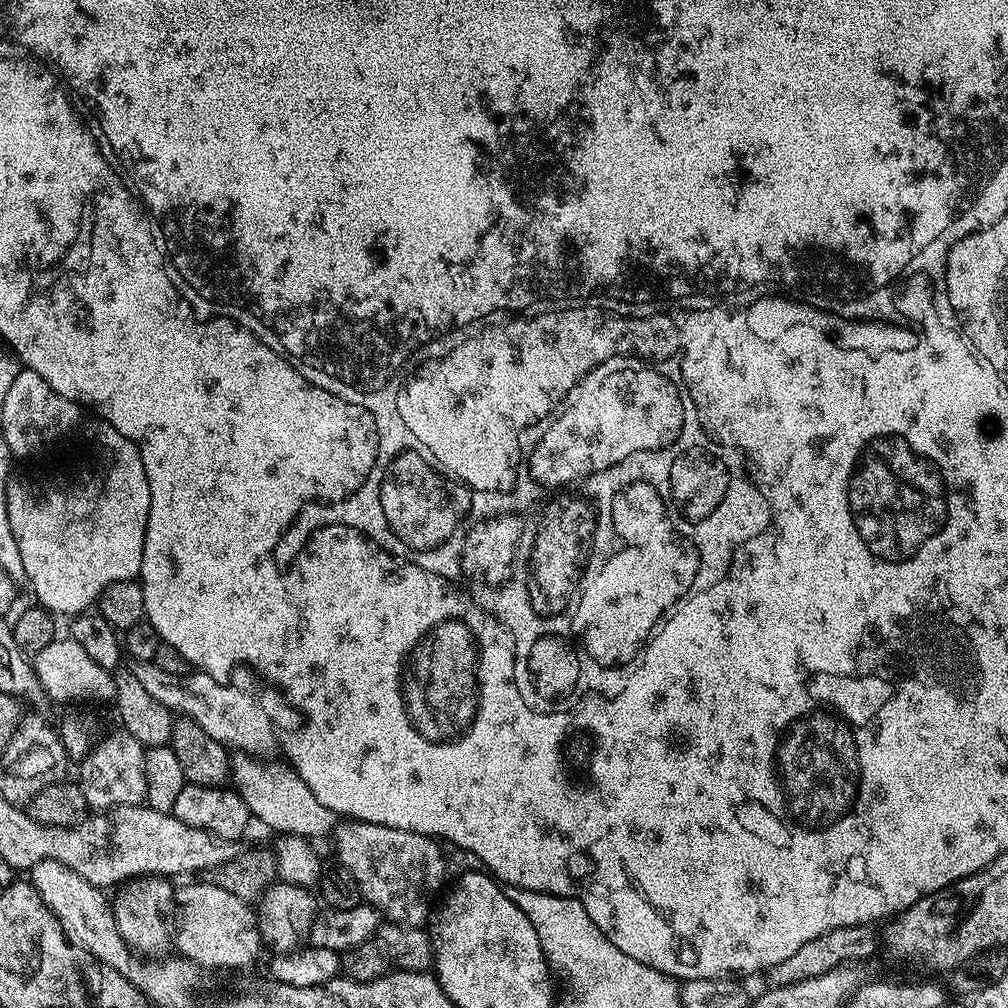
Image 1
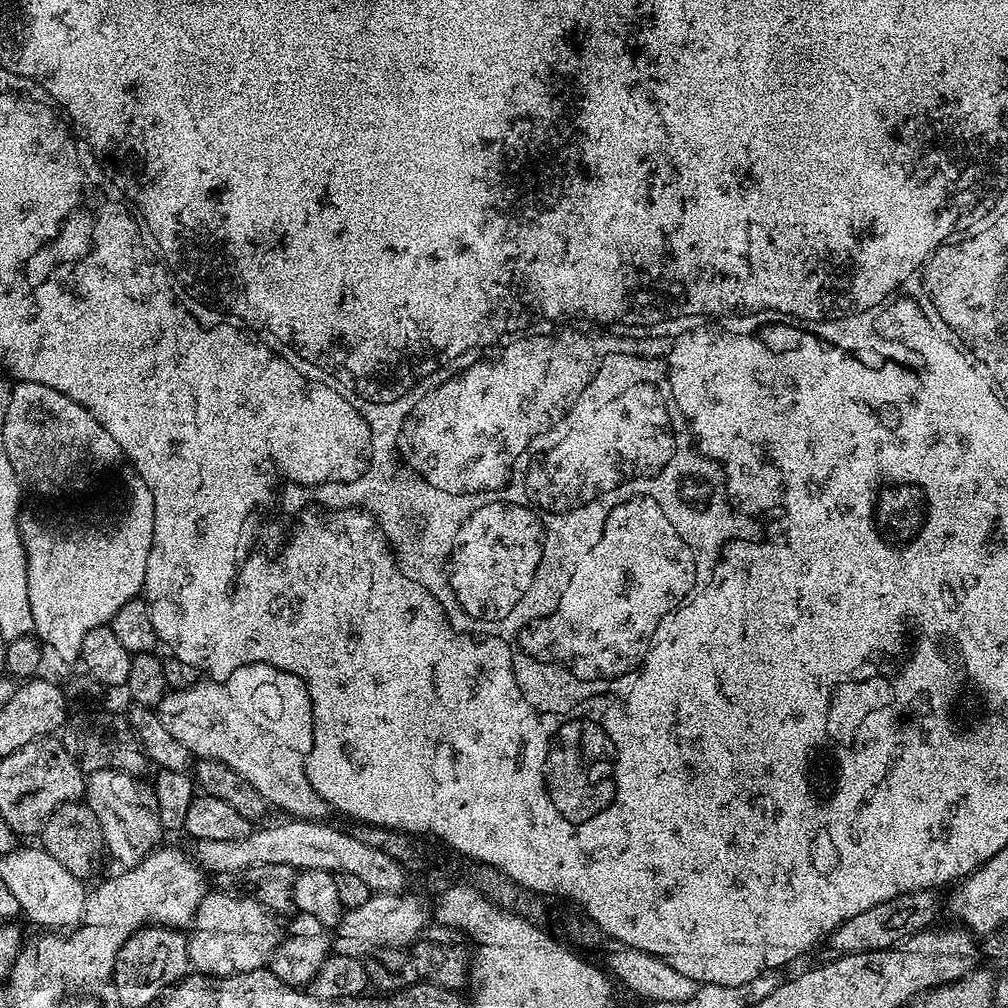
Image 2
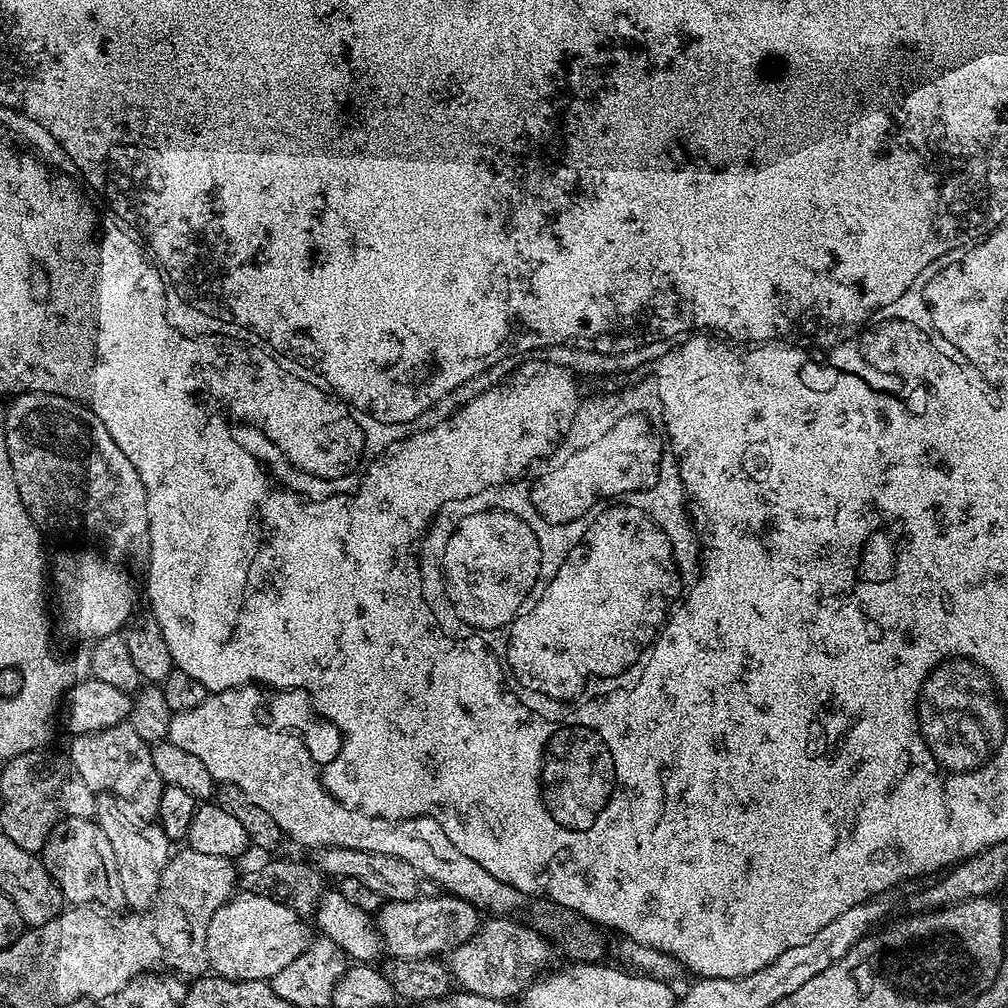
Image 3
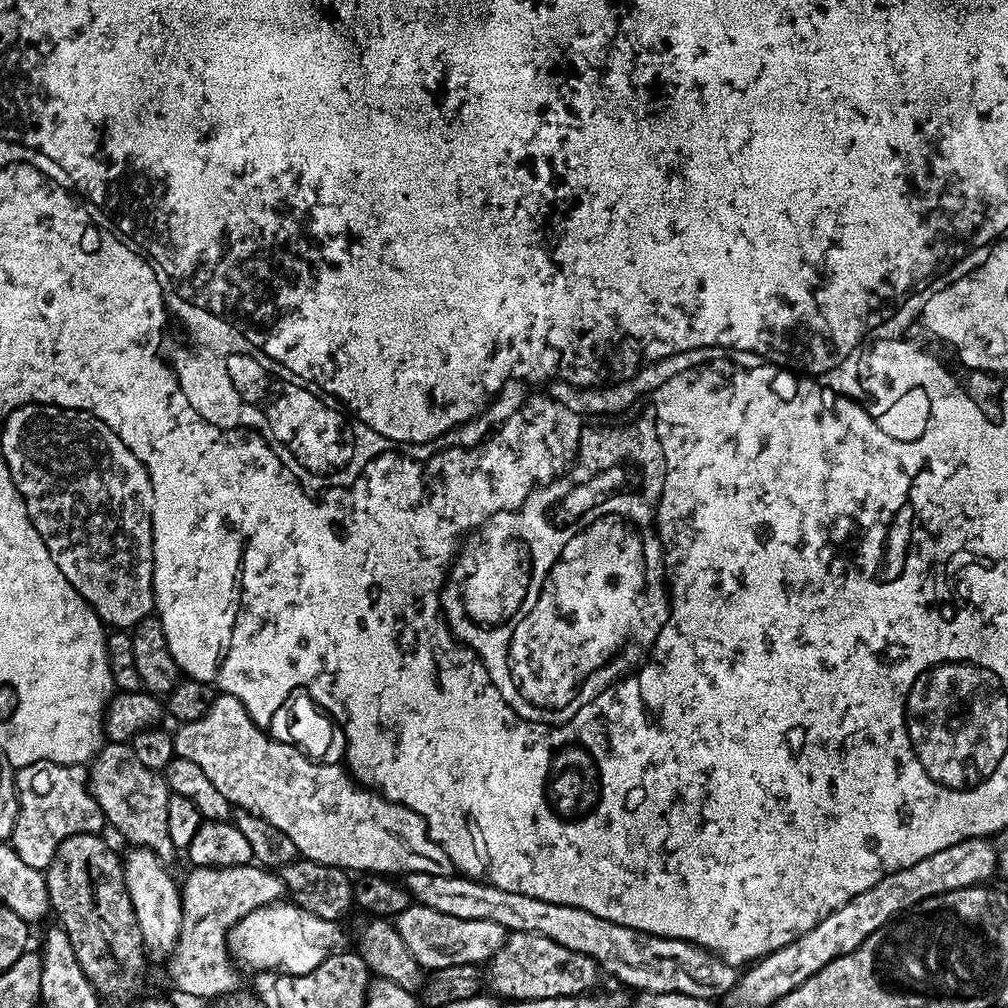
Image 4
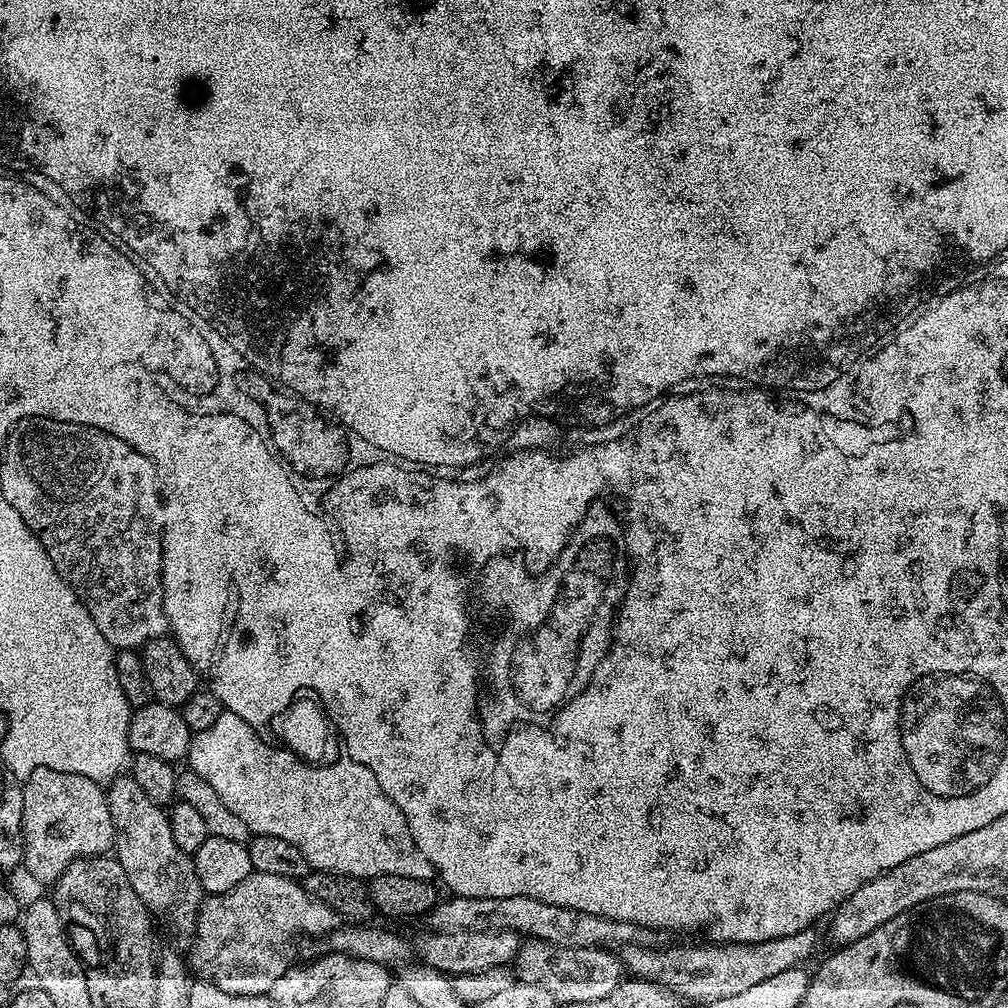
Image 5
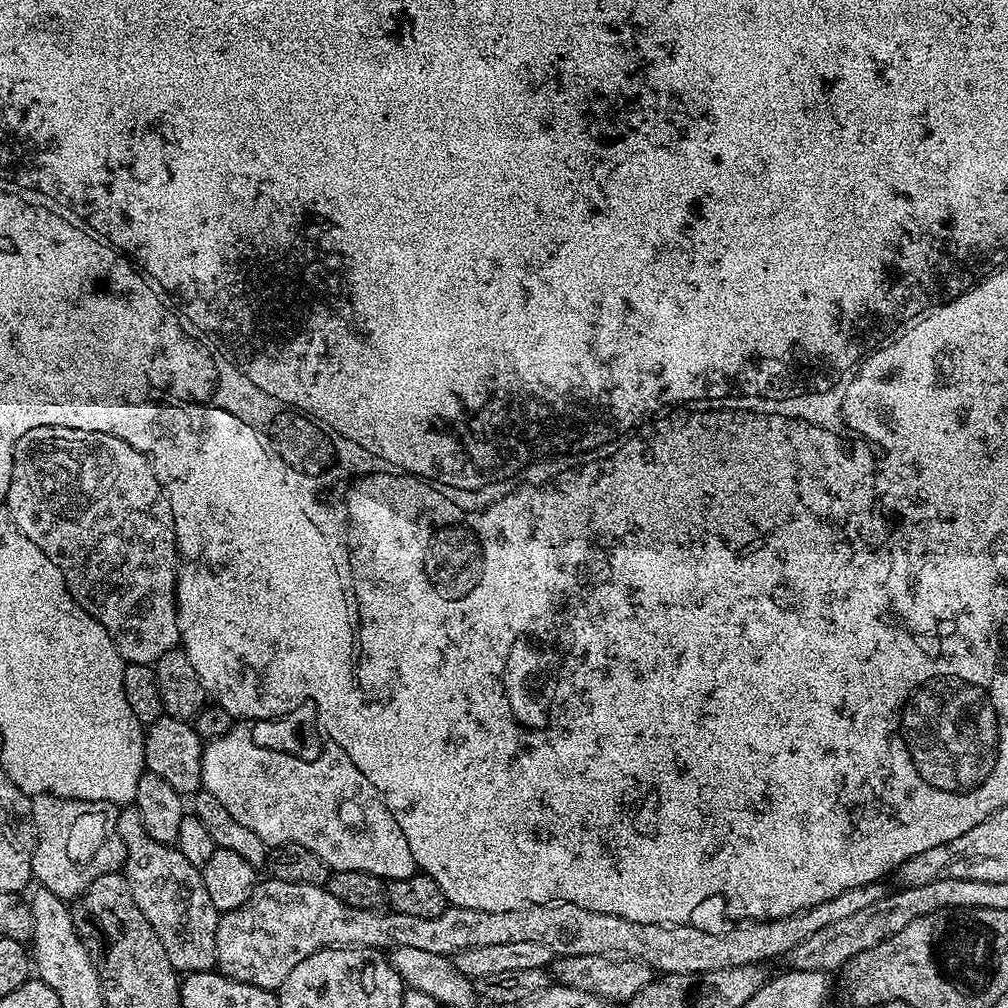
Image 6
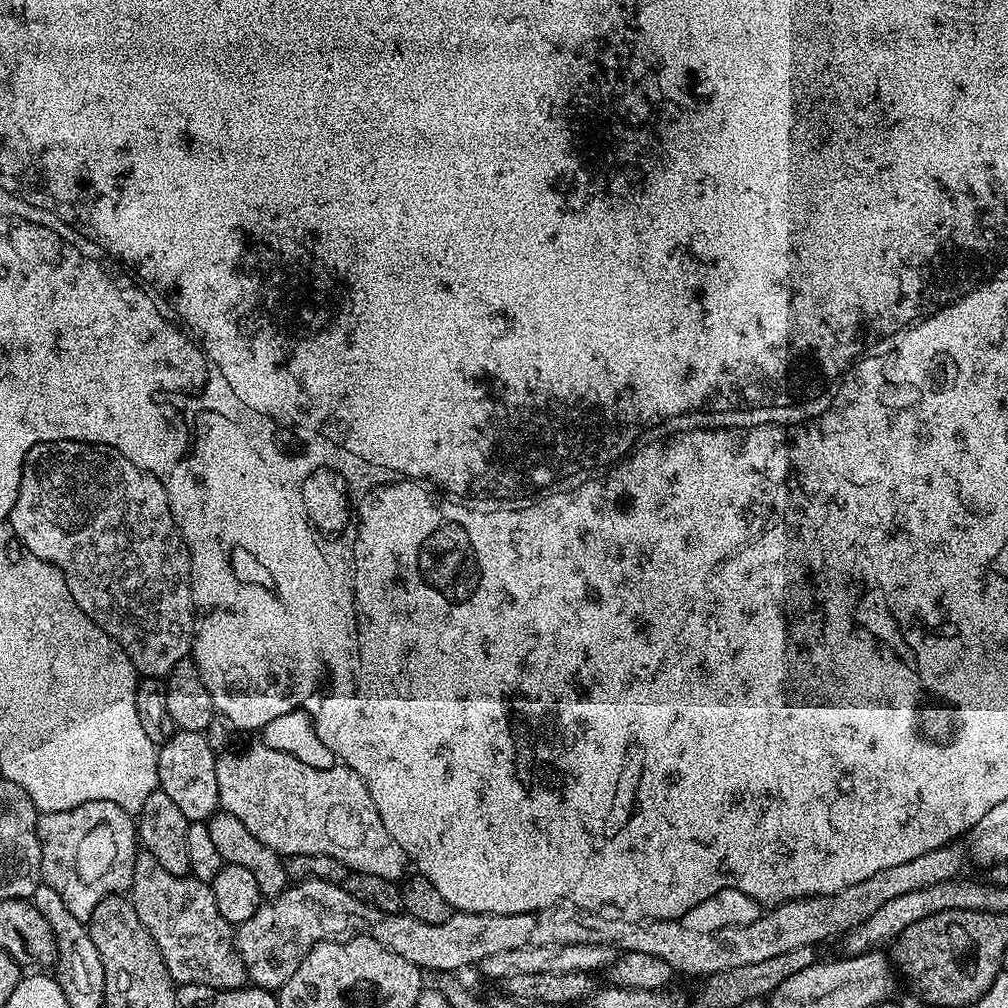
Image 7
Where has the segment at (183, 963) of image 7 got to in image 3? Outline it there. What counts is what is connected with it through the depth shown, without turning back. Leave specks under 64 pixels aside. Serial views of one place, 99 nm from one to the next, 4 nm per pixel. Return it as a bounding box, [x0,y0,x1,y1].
[66,722,165,817]

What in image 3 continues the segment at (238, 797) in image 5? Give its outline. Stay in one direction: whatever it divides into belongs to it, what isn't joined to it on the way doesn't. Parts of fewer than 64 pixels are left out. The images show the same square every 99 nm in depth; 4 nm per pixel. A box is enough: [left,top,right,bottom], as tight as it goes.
[168,694,526,918]

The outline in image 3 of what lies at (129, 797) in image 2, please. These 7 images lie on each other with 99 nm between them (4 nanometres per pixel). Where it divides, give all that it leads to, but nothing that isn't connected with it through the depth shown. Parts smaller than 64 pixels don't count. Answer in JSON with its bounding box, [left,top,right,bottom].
[94,794,170,909]

